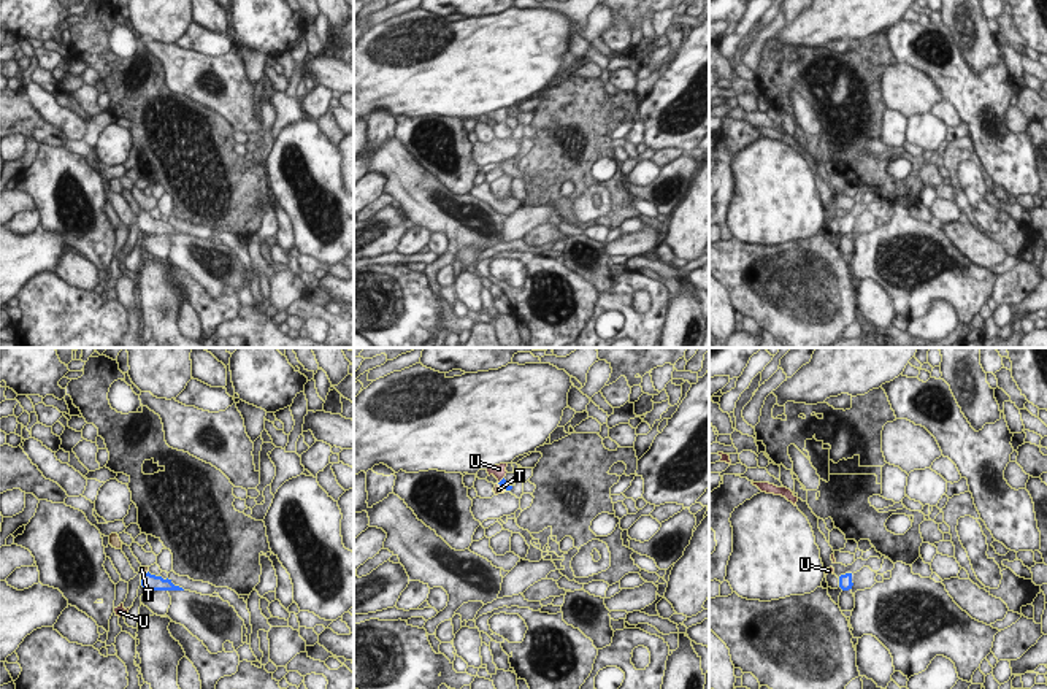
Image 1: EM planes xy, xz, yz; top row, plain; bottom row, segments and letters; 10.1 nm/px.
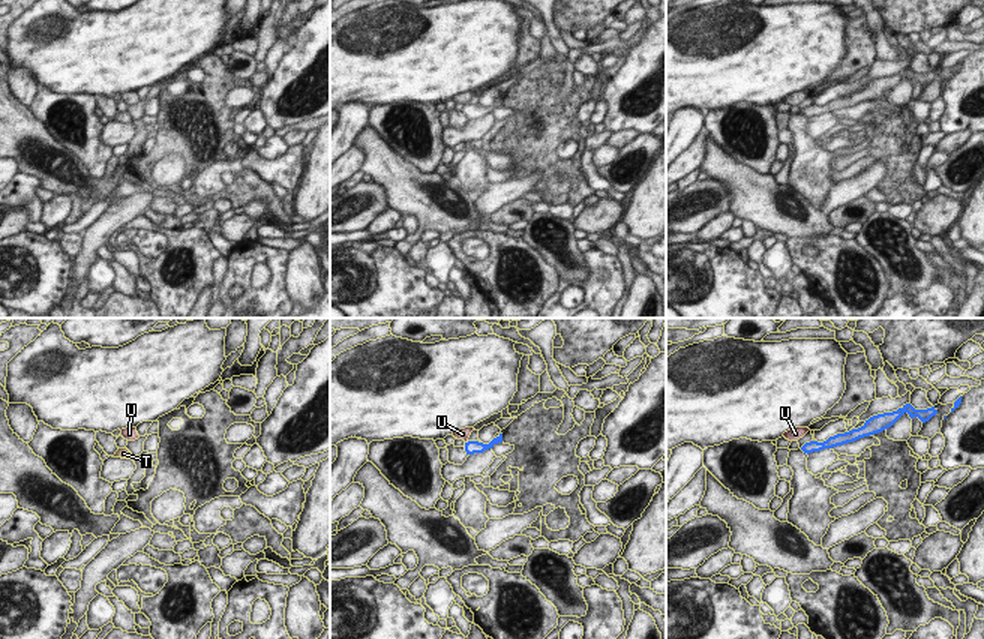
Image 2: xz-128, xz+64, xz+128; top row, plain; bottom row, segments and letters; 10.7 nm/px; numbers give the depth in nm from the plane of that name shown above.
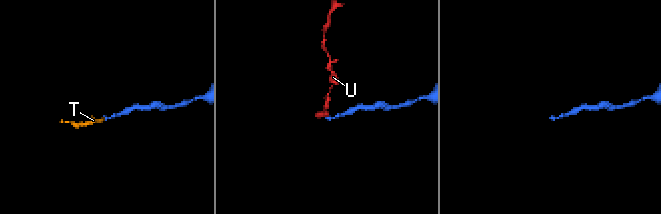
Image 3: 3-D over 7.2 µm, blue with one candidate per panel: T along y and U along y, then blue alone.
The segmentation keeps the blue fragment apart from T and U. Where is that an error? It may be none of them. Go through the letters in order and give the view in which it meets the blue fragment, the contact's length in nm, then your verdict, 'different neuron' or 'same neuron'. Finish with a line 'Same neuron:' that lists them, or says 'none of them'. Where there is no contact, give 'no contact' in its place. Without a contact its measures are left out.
T: meets blue in xz; contact 120 nm long; same neuron
U: meets blue in xz; contact 100 nm long; different neuron
Same neuron: T

